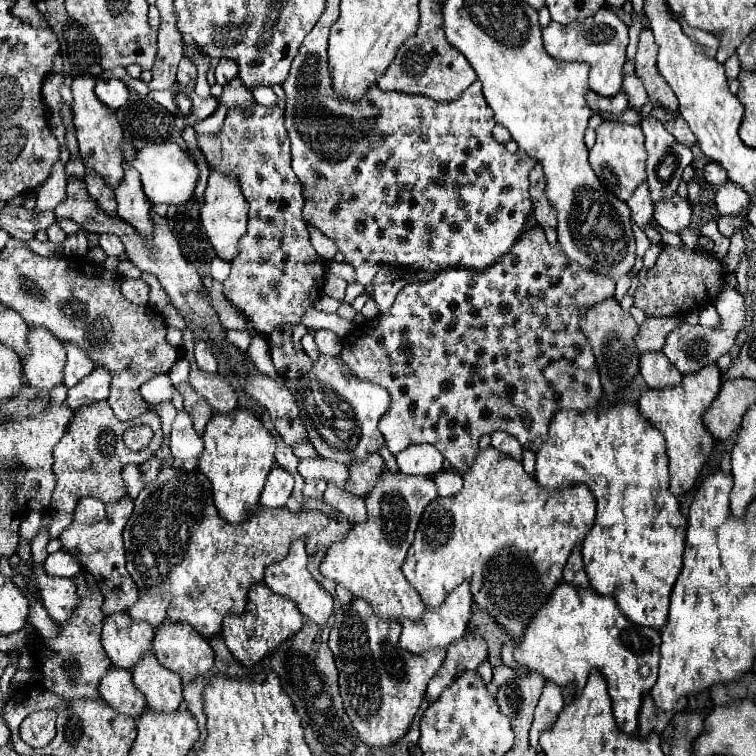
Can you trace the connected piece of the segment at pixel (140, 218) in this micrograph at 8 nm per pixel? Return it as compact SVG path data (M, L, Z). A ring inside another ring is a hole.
M125 167L125 177L123 177L121 185L115 189L115 197L119 203L117 215L123 221L127 221L131 227L135 227L147 239L147 245L153 247L153 243L149 239L153 233L151 201L145 197L135 169Z

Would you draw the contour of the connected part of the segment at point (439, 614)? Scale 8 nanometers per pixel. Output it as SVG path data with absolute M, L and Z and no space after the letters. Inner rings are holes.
M463 581L453 593L447 595L447 599L443 601L443 605L435 611L425 611L423 619L413 623L413 621L401 621L403 633L399 639L399 645L411 653L425 653L431 649L447 649L451 643L461 641L467 633L467 623L471 617L471 605L473 605L473 597L469 591L469 581Z

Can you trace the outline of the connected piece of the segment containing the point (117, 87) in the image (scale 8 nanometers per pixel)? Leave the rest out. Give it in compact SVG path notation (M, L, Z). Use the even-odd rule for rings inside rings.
M113 77L111 79L99 79L95 85L95 95L105 107L117 111L119 107L123 107L127 103L129 89L121 79L113 79Z

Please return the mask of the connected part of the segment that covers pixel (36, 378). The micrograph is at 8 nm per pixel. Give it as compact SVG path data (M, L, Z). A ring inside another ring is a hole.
M31 327L29 333L31 355L23 359L23 373L29 385L51 391L63 385L65 369L65 347L49 331L41 327Z

